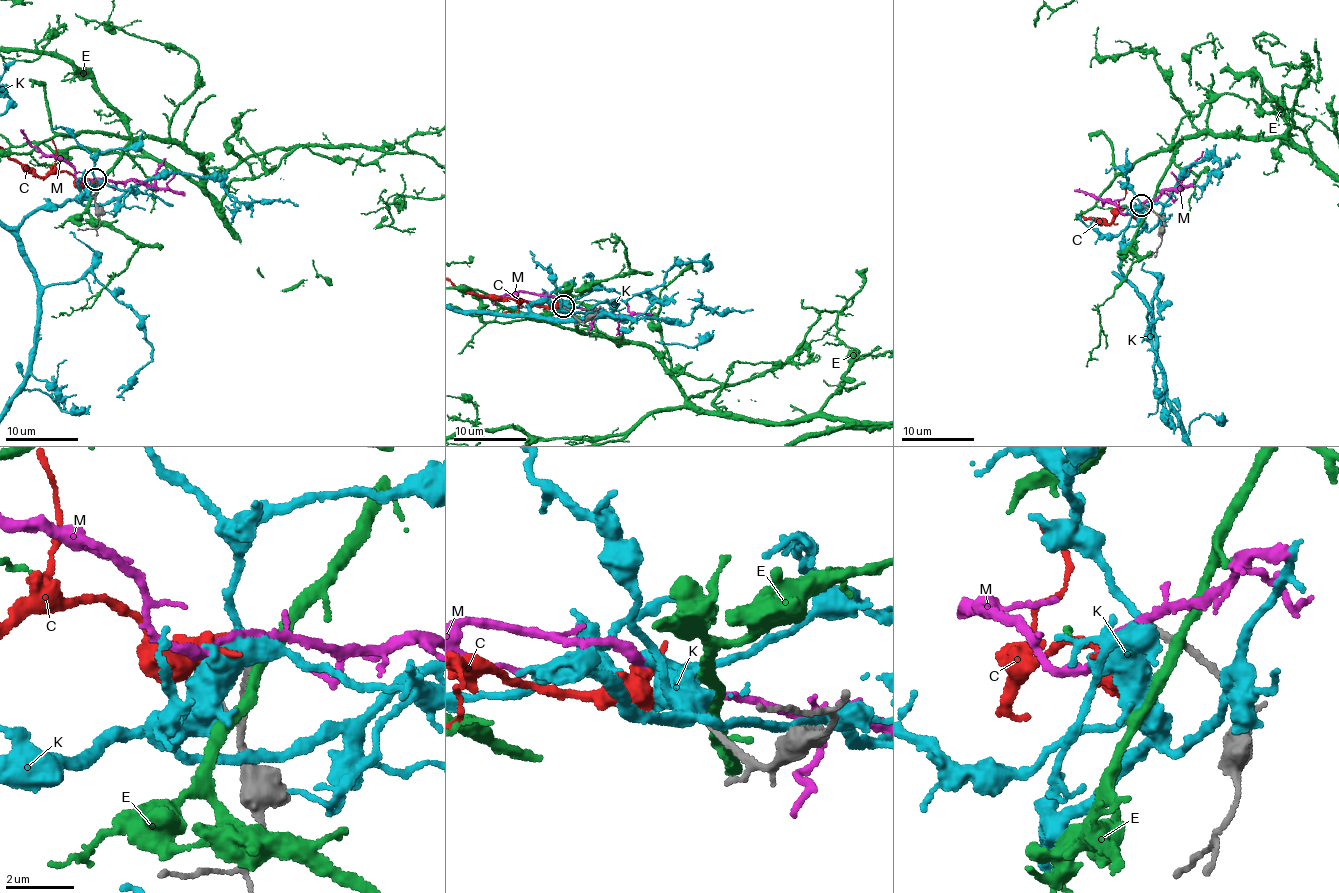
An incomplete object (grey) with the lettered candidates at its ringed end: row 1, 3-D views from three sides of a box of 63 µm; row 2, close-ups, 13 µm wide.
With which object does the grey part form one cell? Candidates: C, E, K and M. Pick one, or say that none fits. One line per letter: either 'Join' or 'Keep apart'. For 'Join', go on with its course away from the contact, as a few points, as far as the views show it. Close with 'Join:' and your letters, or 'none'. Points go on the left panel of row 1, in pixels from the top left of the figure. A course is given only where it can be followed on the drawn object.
C: Join
E: Keep apart
K: Keep apart
M: Keep apart
Join: C

